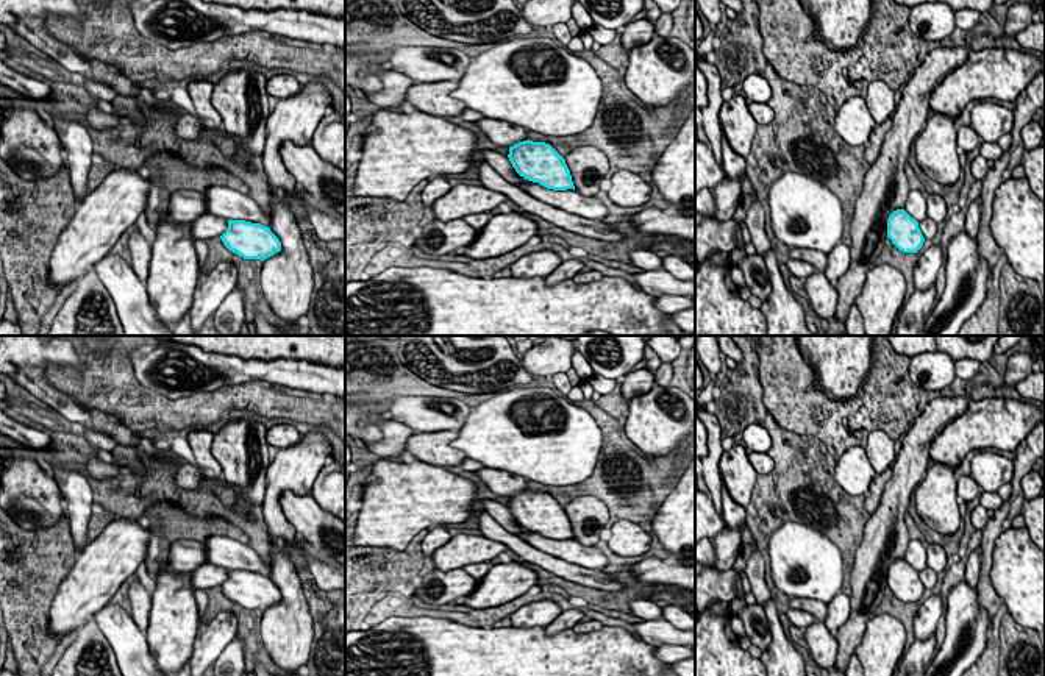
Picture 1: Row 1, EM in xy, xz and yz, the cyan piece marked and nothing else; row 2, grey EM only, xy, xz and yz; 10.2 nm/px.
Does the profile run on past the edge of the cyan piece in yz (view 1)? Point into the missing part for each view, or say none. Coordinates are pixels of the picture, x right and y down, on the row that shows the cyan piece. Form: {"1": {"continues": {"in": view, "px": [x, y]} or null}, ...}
{"1": {"continues": {"in": "yz", "px": [916, 203]}}}

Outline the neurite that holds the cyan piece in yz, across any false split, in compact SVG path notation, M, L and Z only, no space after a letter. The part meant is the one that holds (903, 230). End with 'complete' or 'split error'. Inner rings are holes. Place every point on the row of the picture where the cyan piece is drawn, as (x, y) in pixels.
M909 189L903 209L887 219L887 237L903 253L917 253L925 237L918 223L926 219L926 198L920 190Z | split error

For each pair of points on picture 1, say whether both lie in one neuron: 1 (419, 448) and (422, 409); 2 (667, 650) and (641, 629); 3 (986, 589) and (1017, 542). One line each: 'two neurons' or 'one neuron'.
1: one neuron
2: one neuron
3: two neurons

